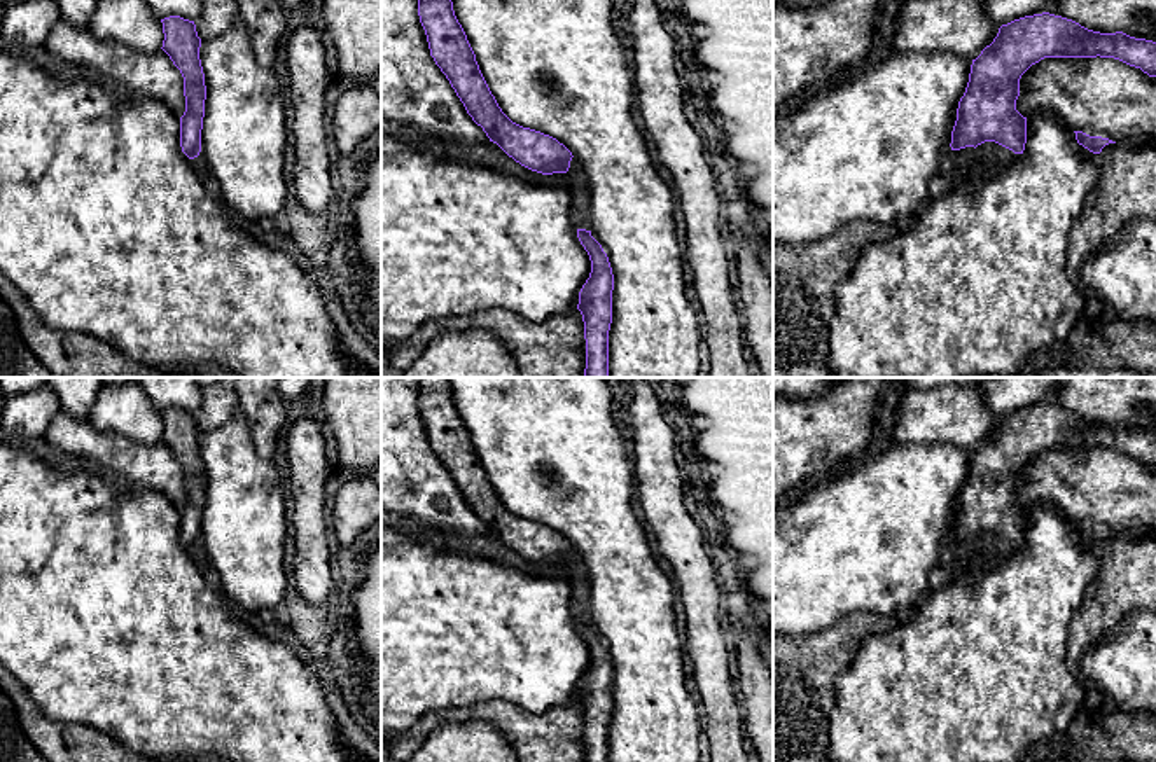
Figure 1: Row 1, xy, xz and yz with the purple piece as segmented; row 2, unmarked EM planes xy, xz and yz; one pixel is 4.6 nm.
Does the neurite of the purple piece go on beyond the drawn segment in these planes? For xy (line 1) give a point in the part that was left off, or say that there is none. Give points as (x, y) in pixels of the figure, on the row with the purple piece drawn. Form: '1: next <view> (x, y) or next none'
1: next none

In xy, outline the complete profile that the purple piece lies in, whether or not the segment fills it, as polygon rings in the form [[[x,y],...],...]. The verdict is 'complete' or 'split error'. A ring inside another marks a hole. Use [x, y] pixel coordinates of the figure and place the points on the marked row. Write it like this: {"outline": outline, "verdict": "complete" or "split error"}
{"outline": [[[180,16],[161,19],[163,23],[163,51],[184,77],[185,112],[180,117],[180,147],[182,152],[194,159],[201,152],[201,129],[205,117],[206,86],[199,59],[201,38],[198,37],[194,21]]], "verdict": "complete"}

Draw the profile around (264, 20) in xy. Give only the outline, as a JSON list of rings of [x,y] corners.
[[[236,0],[236,3],[240,24],[250,35],[255,59],[271,70],[287,26],[287,10],[278,0]]]

